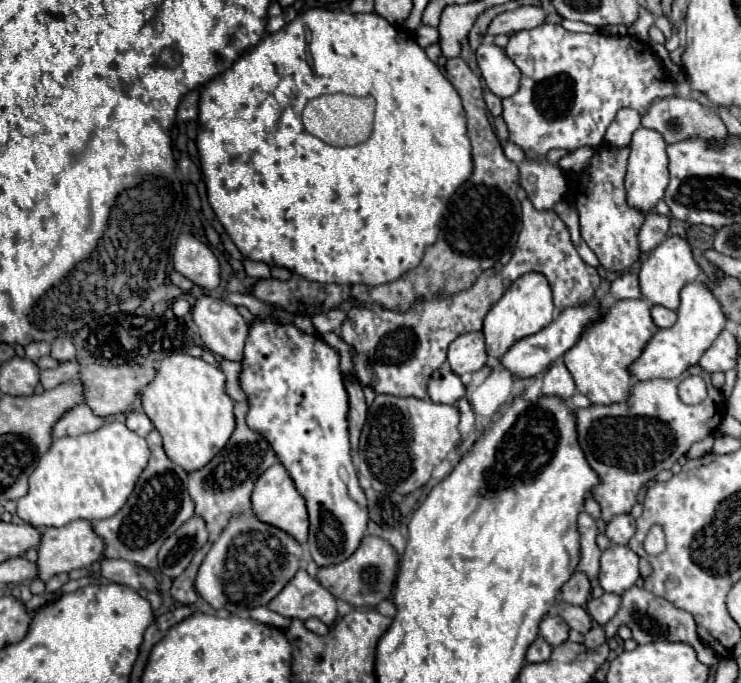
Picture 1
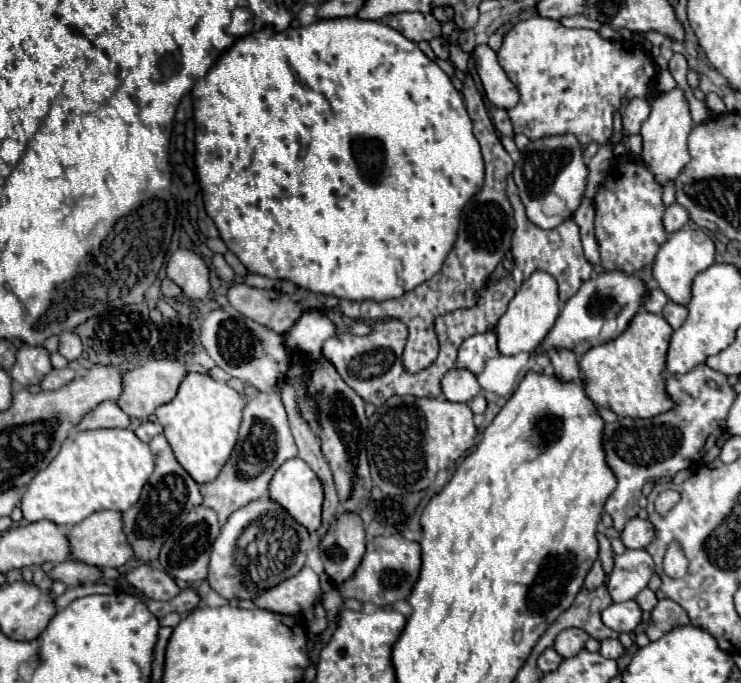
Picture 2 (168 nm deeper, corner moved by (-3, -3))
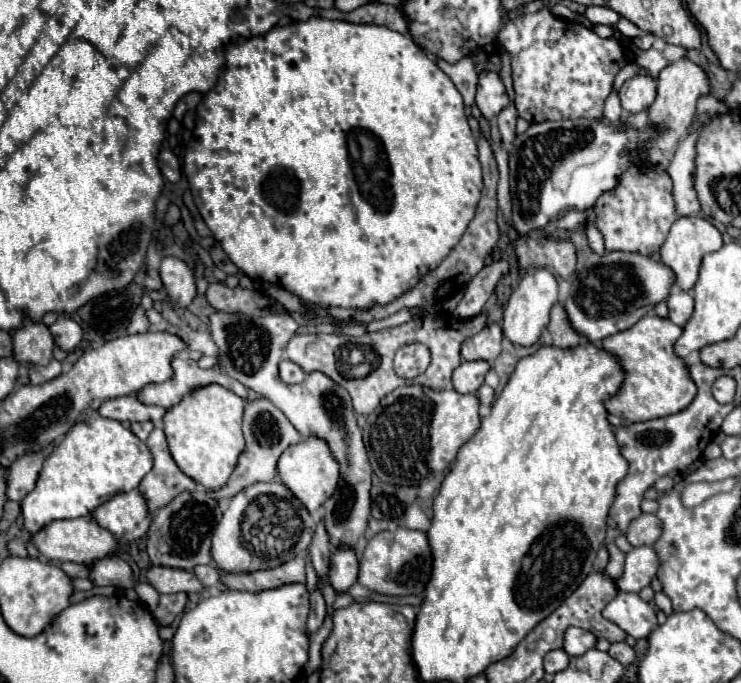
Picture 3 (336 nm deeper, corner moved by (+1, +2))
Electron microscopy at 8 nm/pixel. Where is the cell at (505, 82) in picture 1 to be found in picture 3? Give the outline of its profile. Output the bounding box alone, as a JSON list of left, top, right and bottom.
[477,71,509,119]

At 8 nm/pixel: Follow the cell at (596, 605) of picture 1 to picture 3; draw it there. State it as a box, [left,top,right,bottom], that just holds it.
[603,593,657,639]

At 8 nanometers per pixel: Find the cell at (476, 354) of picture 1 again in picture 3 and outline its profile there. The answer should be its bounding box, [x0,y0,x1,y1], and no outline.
[461,323,503,361]

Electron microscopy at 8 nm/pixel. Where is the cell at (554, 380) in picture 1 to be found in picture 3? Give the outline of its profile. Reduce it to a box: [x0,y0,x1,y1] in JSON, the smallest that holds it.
[547,303,581,347]

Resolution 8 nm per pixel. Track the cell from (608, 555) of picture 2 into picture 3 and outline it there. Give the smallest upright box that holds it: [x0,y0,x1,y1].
[605,545,625,581]

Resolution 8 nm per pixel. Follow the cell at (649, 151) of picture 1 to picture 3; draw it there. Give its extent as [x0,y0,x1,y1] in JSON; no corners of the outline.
[649,57,711,153]

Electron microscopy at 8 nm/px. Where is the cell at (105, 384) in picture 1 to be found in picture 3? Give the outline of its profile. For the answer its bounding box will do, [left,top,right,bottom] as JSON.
[139,357,249,409]

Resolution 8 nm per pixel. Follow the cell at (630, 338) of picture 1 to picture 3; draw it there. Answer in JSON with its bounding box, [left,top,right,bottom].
[603,315,697,423]

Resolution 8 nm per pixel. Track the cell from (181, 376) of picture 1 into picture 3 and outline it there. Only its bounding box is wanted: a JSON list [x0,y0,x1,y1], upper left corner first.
[163,385,245,491]

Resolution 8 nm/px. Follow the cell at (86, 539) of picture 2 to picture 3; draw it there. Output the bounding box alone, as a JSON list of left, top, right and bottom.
[93,491,151,555]

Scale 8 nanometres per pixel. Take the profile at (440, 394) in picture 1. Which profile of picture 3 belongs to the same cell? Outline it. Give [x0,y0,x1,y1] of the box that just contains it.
[453,361,489,393]

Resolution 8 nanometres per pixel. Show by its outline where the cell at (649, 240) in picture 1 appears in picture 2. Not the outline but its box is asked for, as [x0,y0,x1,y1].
[663,202,689,234]

